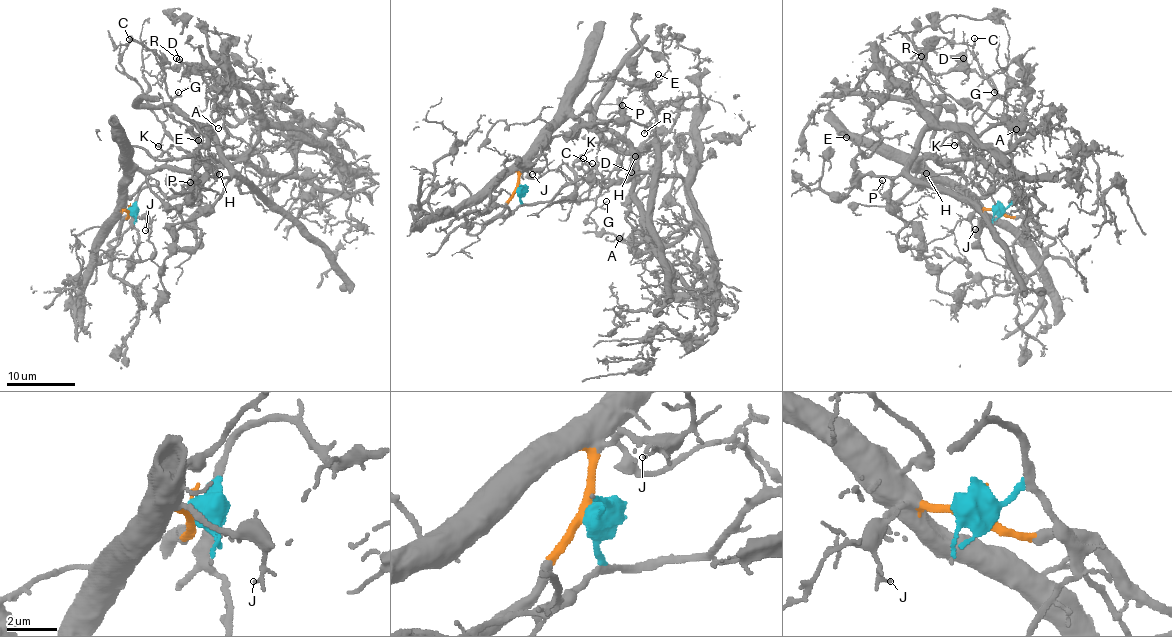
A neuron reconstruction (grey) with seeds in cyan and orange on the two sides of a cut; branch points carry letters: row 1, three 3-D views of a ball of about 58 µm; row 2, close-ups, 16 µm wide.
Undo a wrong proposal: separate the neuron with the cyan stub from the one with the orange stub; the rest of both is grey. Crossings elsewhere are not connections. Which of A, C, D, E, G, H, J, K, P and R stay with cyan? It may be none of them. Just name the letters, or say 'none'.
A, C, D, G, K, R

